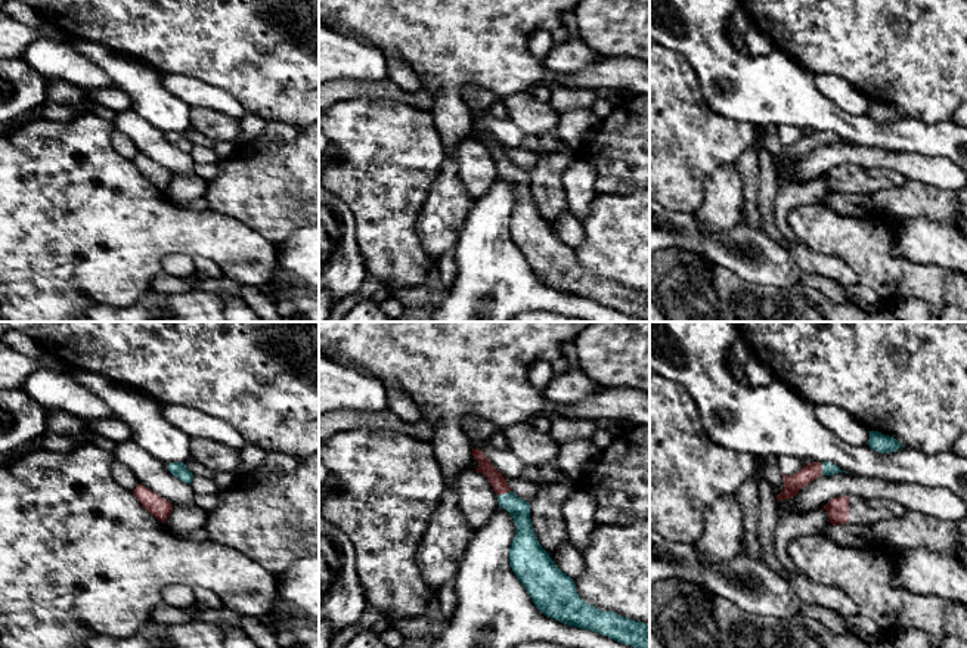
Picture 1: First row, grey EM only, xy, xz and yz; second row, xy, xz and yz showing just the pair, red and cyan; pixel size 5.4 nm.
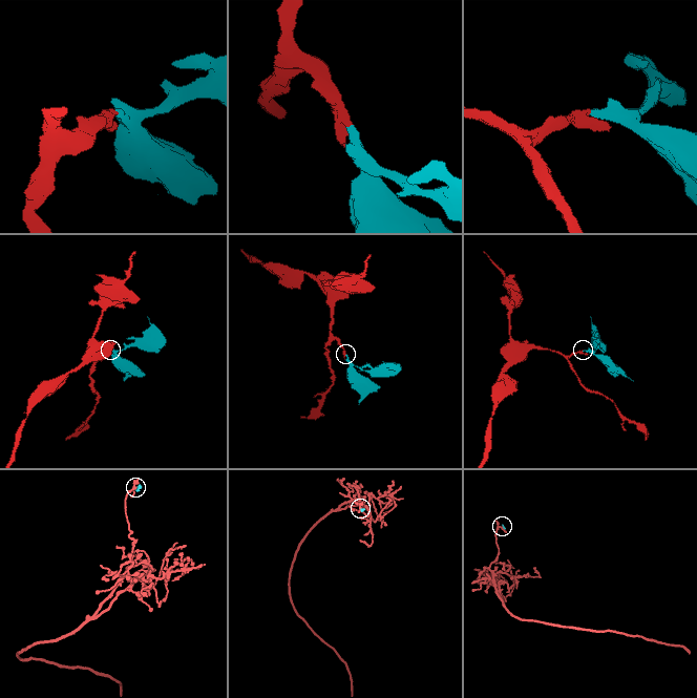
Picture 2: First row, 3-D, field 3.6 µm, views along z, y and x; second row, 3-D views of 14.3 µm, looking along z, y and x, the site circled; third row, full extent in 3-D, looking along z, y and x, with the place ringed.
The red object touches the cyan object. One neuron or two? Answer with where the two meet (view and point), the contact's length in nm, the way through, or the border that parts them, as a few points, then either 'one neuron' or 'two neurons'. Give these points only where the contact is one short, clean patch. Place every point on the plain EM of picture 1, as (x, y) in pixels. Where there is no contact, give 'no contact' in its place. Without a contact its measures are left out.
meets red in xz at (504, 163); contact 80 nm long; runs through xz (498, 151), (504, 163), (520, 179); one neuron

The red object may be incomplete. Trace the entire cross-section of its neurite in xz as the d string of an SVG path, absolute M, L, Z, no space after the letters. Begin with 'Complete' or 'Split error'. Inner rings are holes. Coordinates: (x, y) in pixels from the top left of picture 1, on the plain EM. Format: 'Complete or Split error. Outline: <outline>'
Split error. Outline: M478 118L471 123L478 130L477 142L487 146L499 176L506 179L517 195L509 217L509 235L529 261L533 273L548 286L564 294L593 300L620 313L650 322L650 295L602 280L586 273L577 263L574 249L562 242L539 213L530 187L530 173L518 167L505 146Z

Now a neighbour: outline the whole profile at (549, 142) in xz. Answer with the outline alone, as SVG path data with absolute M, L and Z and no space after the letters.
M557 128L539 134L537 140L539 140L537 152L542 152L542 154L552 154L560 149L568 148L564 143L562 137L558 134Z

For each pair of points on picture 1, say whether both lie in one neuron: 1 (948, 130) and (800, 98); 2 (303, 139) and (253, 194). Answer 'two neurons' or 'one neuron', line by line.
1: one neuron
2: one neuron

